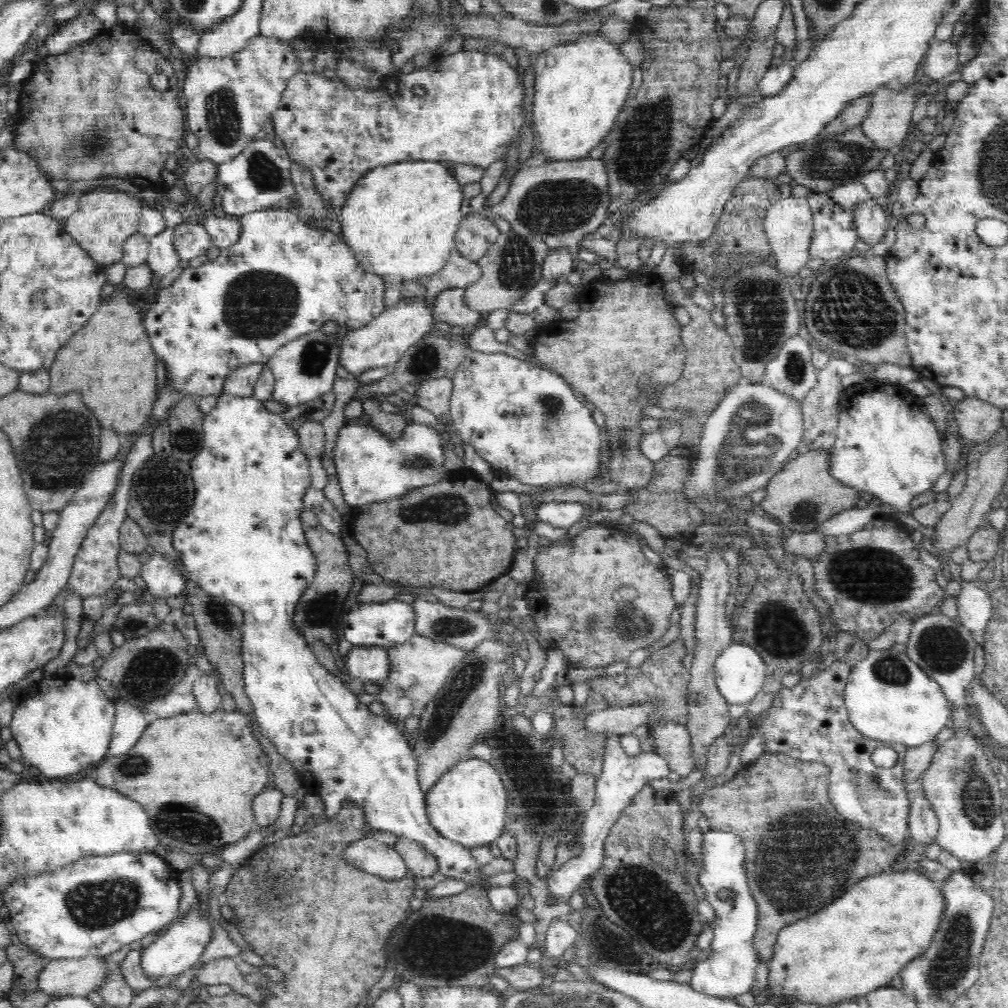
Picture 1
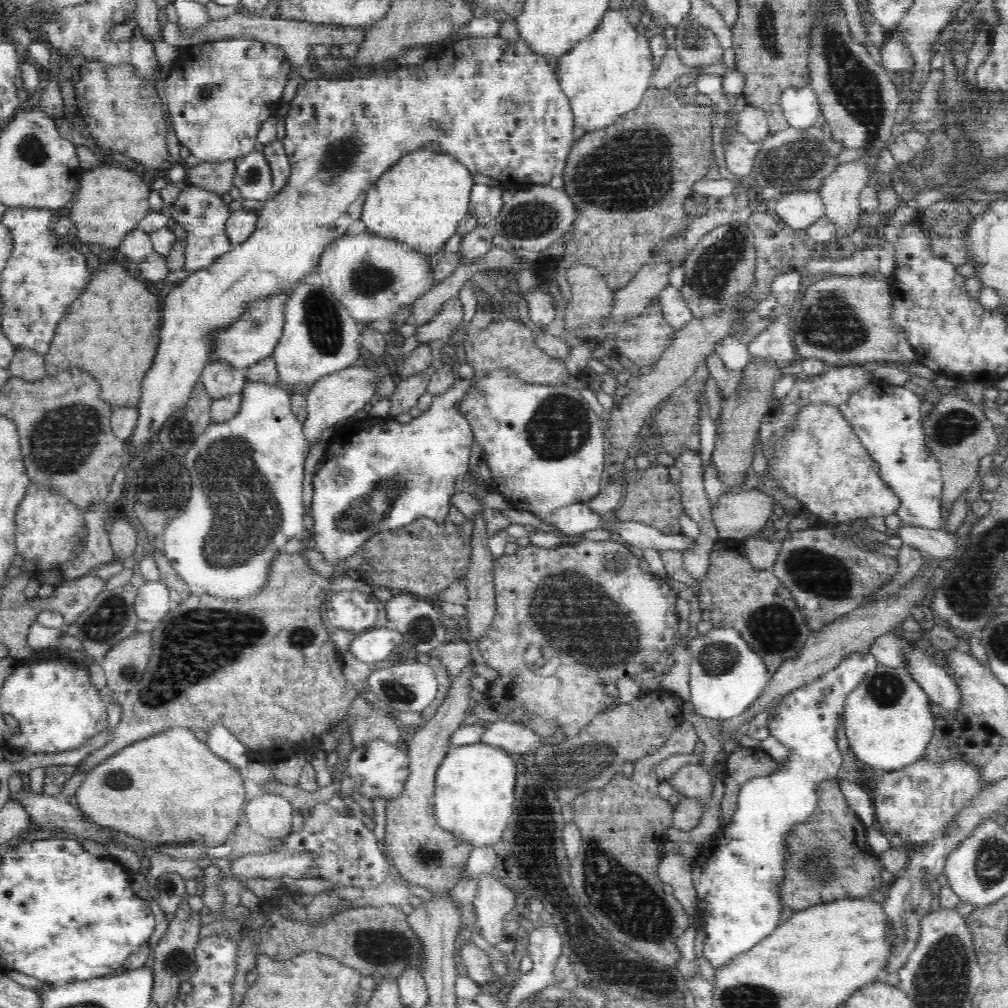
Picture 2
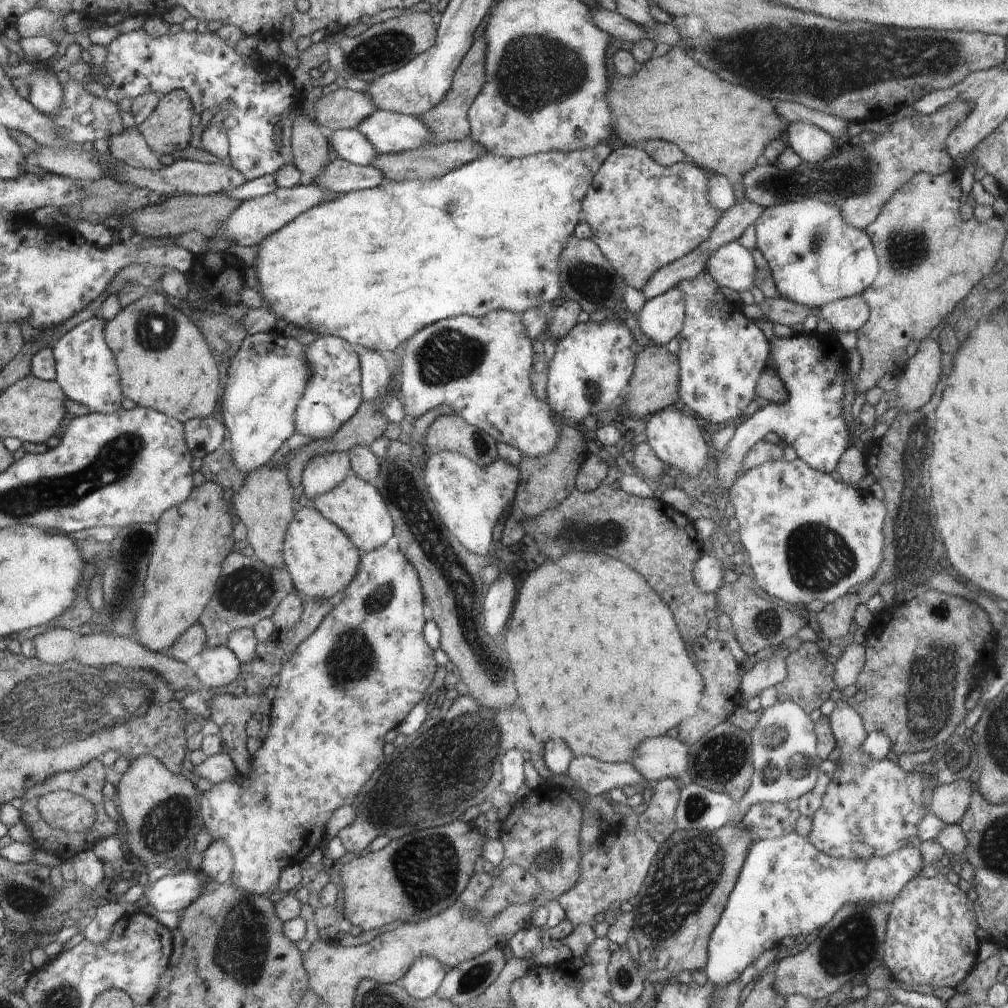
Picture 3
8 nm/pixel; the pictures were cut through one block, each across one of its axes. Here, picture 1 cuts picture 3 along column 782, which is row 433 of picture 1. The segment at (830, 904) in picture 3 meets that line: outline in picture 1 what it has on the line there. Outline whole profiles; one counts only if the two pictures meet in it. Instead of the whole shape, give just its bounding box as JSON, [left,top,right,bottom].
[830,378,944,514]

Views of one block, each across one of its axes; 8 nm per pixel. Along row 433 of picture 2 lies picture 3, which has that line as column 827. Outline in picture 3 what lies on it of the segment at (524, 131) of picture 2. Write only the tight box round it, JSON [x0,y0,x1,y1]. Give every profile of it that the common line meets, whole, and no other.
[786,122,832,162]

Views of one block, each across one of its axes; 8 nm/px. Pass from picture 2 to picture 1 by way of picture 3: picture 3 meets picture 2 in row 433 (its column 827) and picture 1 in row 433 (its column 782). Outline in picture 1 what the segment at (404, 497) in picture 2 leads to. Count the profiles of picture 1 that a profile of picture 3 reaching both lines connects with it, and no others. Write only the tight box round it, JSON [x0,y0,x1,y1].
[334,420,446,508]

